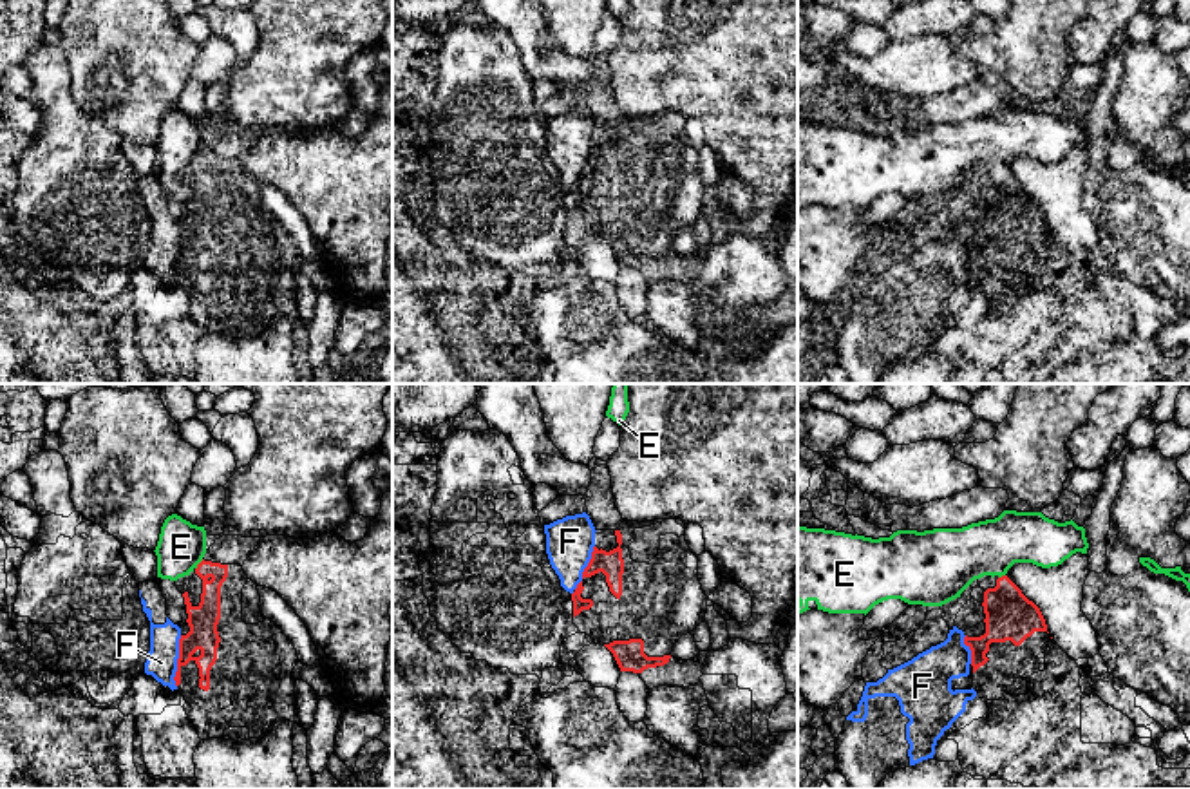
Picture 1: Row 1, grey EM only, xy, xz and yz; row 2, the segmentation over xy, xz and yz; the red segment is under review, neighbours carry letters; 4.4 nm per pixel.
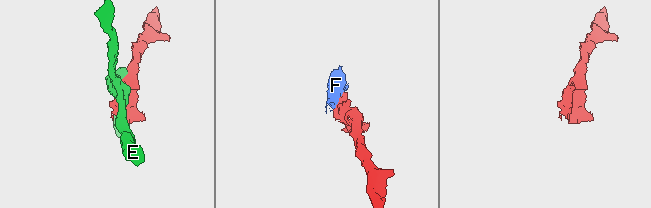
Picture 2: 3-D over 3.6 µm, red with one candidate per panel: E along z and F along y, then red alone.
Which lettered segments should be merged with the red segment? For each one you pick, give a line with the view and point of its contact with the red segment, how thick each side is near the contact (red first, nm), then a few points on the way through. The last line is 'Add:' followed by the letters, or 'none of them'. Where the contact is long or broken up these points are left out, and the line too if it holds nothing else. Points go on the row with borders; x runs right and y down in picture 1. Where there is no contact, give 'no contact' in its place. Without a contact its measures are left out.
Add: none of them

